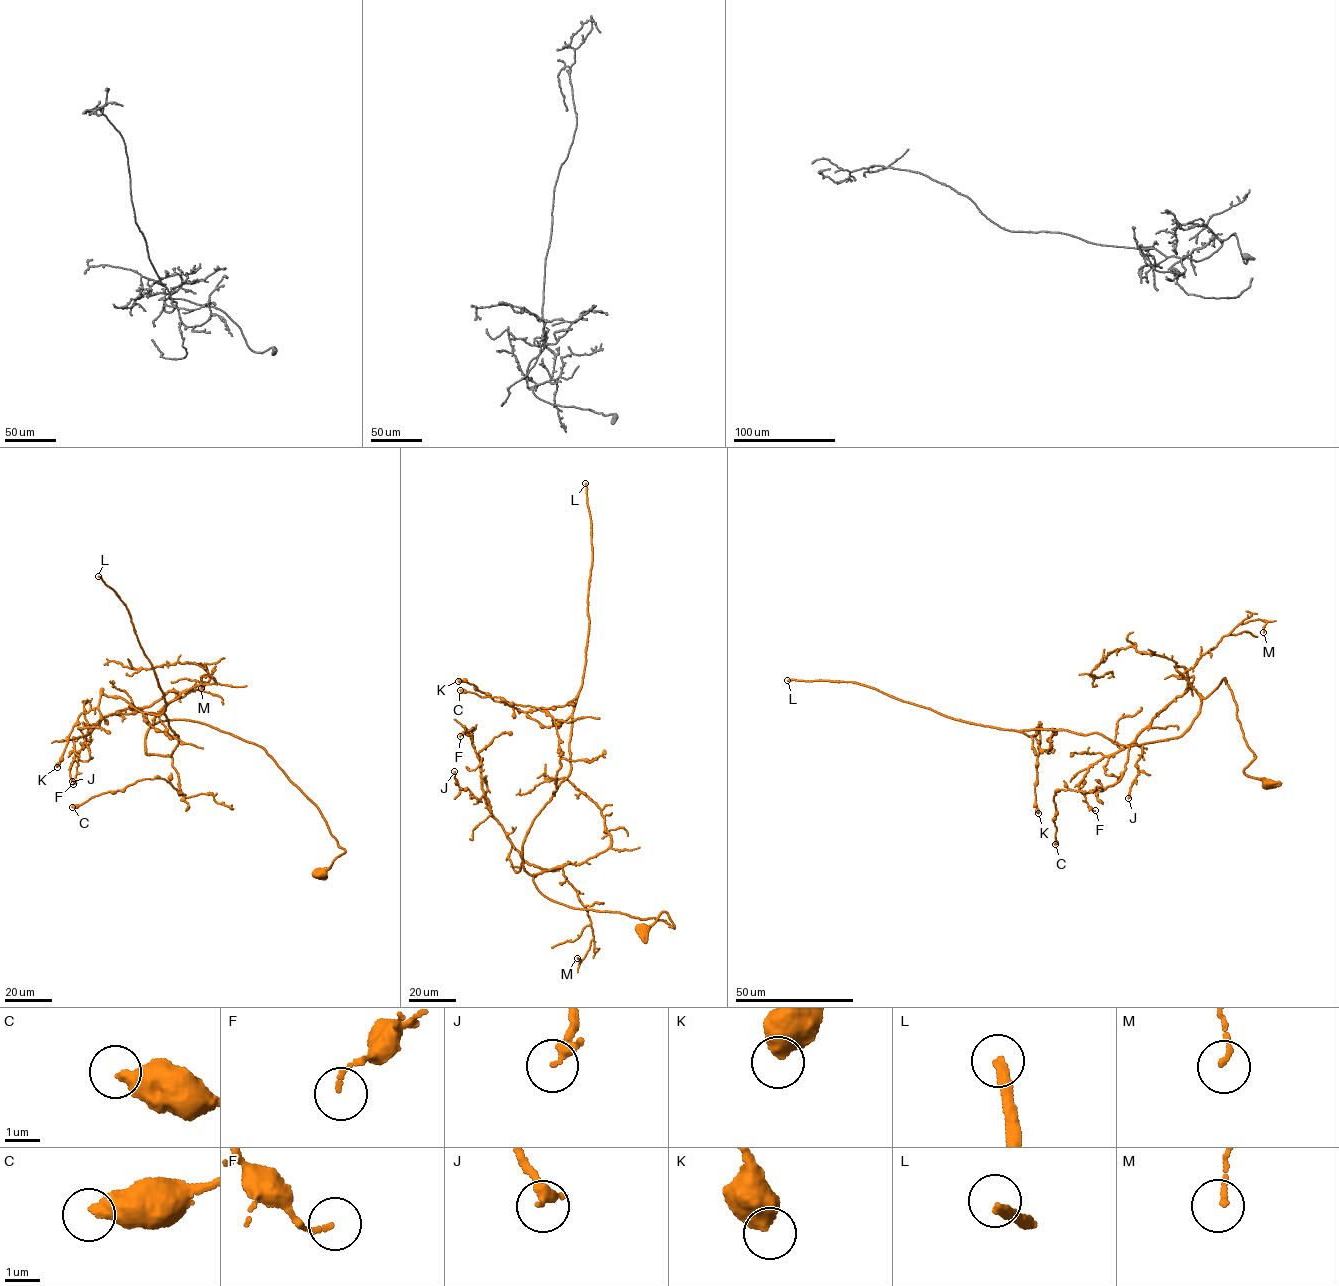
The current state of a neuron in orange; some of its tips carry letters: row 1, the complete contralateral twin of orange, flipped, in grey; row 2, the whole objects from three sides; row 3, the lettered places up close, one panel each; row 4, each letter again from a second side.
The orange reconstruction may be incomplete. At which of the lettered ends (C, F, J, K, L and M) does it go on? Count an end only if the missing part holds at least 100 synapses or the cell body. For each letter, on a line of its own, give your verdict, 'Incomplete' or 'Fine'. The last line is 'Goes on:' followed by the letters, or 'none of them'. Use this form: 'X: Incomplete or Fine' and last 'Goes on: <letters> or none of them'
C: Fine
F: Fine
J: Fine
K: Fine
L: Incomplete
M: Fine
Goes on: L

